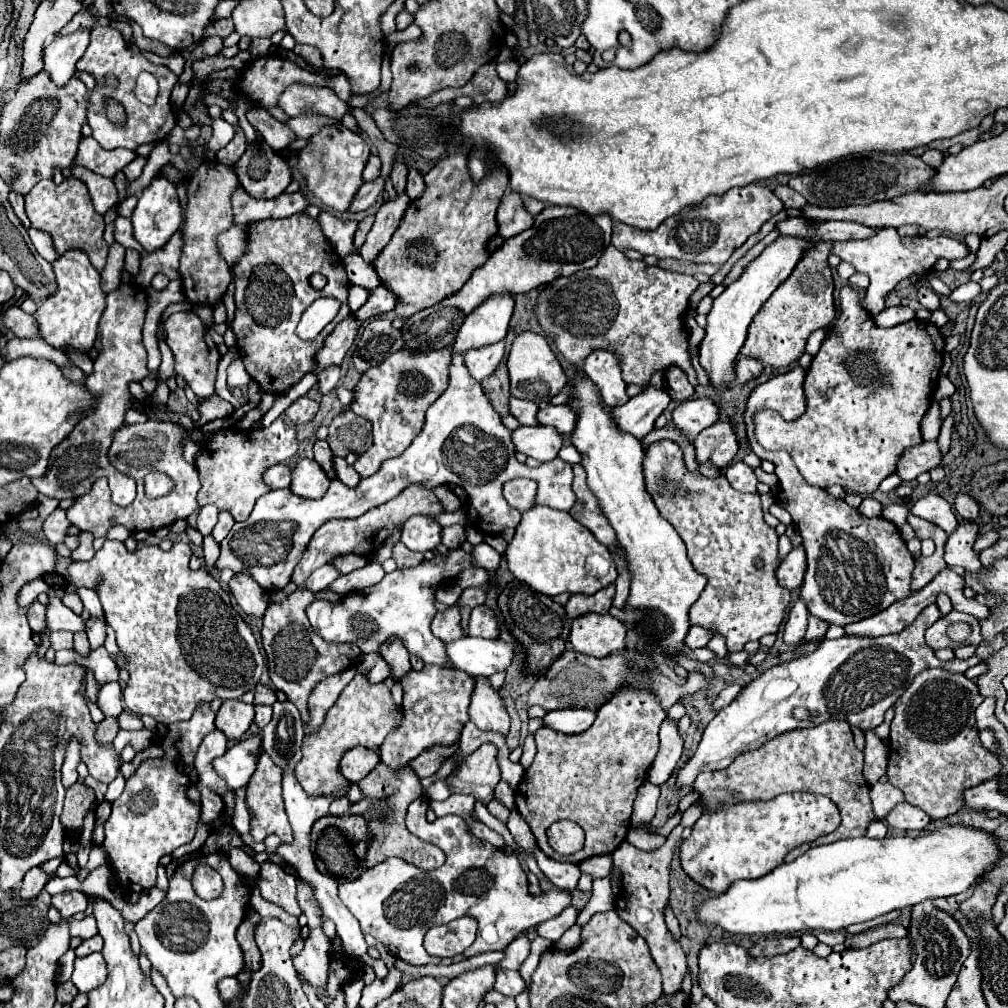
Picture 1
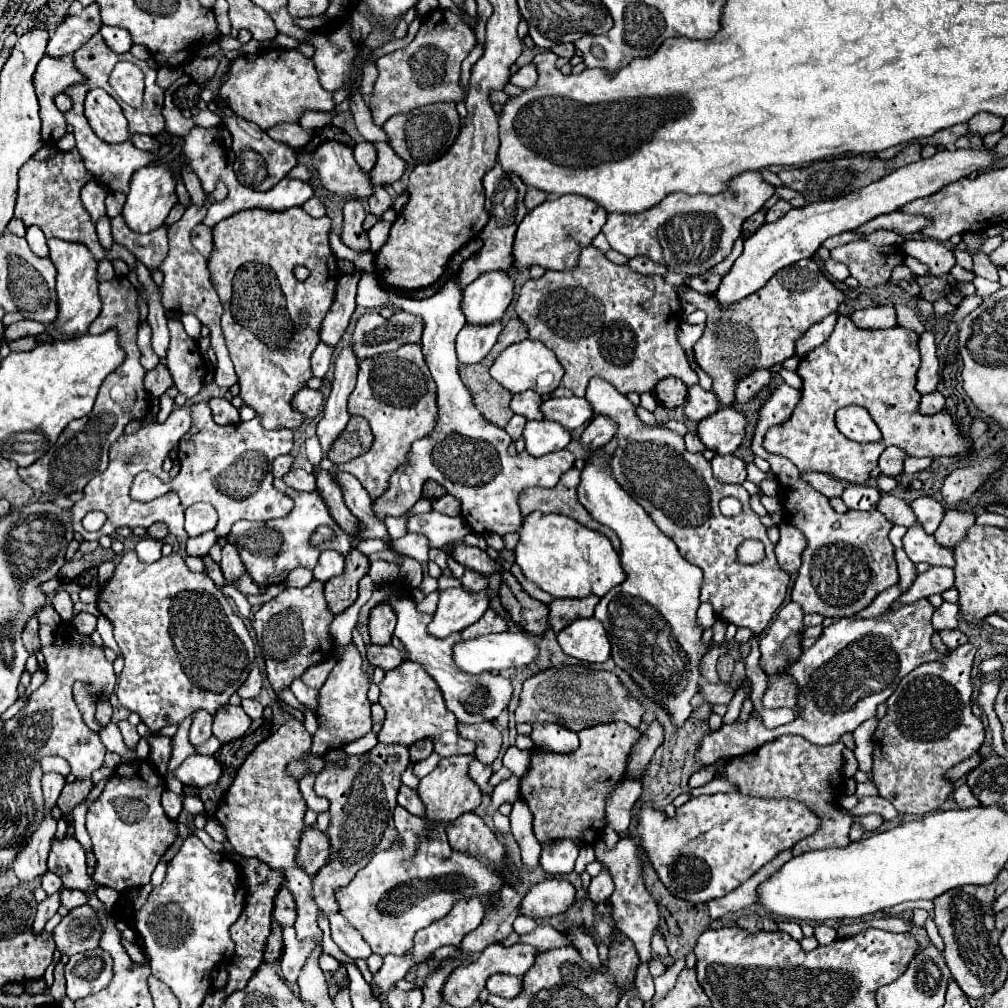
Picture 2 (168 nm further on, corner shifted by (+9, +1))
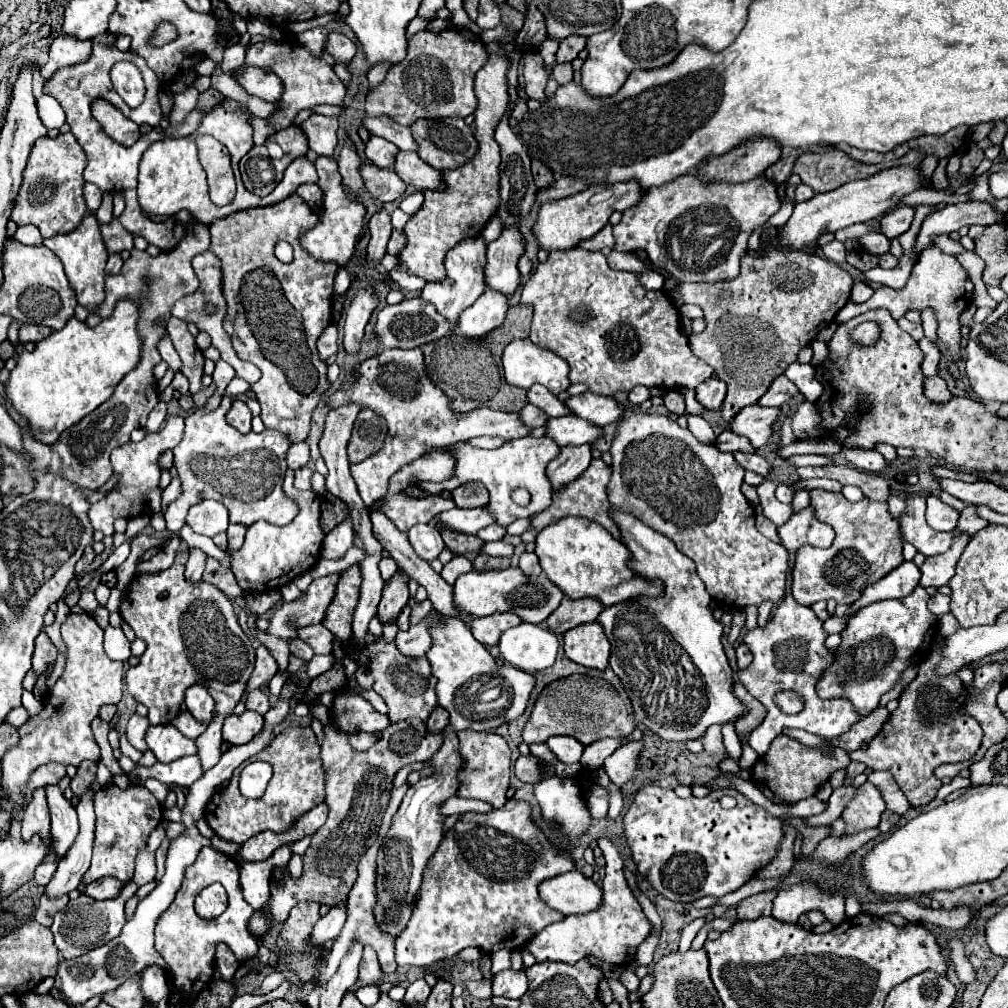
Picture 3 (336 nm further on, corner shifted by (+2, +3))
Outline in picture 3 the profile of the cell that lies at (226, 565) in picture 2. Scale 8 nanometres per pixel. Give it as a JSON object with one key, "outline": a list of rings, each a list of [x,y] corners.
{"outline":[[[231,525],[231,527],[227,529],[227,535],[229,535],[229,549],[231,549],[231,551],[239,551],[239,549],[241,549],[245,531],[247,531],[247,527],[239,527],[239,525]]]}

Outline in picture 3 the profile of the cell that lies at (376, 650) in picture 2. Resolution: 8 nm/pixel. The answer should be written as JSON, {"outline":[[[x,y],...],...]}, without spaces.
{"outline":[[[433,611],[421,623],[411,625],[409,631],[399,631],[395,637],[395,645],[399,653],[411,655],[411,657],[423,657],[425,651],[429,651],[431,647],[431,635],[427,629],[429,629],[429,623],[433,623],[433,619],[439,619],[437,611]]]}

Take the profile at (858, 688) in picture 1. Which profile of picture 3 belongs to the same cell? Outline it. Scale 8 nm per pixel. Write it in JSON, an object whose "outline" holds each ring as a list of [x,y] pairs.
{"outline":[[[915,587],[915,591],[903,599],[877,601],[851,615],[841,633],[841,645],[833,651],[833,663],[817,681],[817,695],[821,699],[845,697],[861,717],[871,715],[879,699],[899,683],[903,671],[919,665],[931,652],[937,617],[929,611],[927,603],[927,591]]]}

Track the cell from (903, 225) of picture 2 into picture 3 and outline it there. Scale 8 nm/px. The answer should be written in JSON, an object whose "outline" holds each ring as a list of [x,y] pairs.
{"outline":[[[957,203],[957,205],[947,205],[941,211],[933,211],[931,215],[925,217],[921,231],[916,239],[914,252],[918,255],[927,245],[933,243],[933,237],[959,231],[963,225],[993,225],[1001,219],[1001,215],[993,213],[989,203]]]}

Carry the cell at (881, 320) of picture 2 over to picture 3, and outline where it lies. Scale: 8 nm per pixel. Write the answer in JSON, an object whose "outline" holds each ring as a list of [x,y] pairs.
{"outline":[[[929,245],[927,249],[923,249],[923,253],[919,255],[919,261],[915,263],[913,271],[909,276],[909,281],[905,285],[905,289],[895,291],[889,287],[881,287],[879,291],[873,293],[873,297],[865,303],[847,303],[837,315],[837,323],[845,323],[861,313],[873,311],[873,309],[887,309],[891,313],[893,319],[903,317],[909,309],[925,309],[925,307],[933,307],[933,311],[937,313],[937,321],[939,321],[939,339],[947,345],[947,349],[951,351],[953,359],[959,359],[959,341],[961,341],[961,323],[959,323],[959,313],[971,303],[971,295],[973,295],[973,283],[967,277],[967,271],[961,267],[961,263],[957,261],[957,257],[953,255],[945,255],[937,245]]]}

